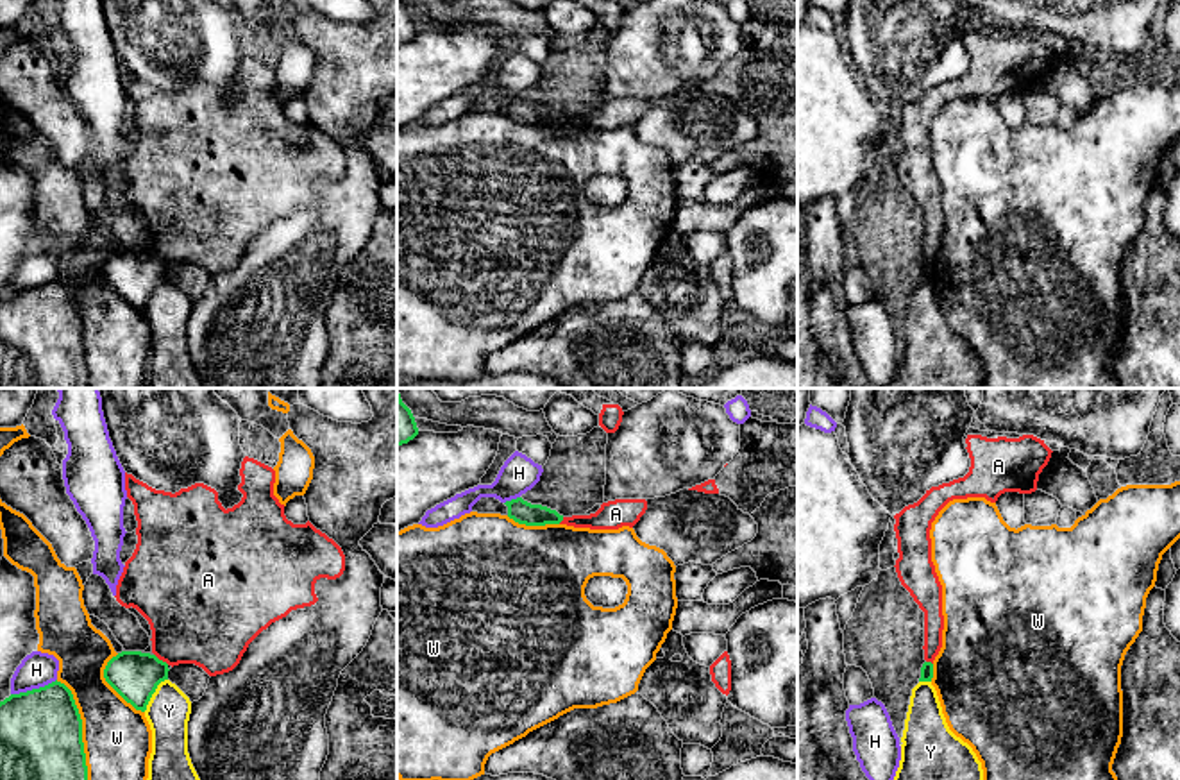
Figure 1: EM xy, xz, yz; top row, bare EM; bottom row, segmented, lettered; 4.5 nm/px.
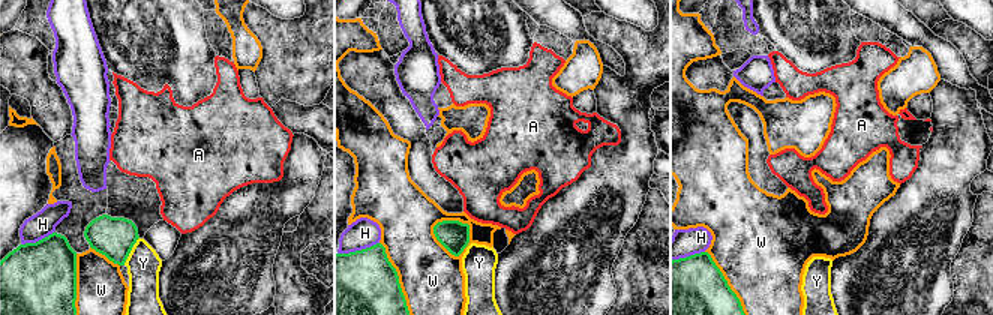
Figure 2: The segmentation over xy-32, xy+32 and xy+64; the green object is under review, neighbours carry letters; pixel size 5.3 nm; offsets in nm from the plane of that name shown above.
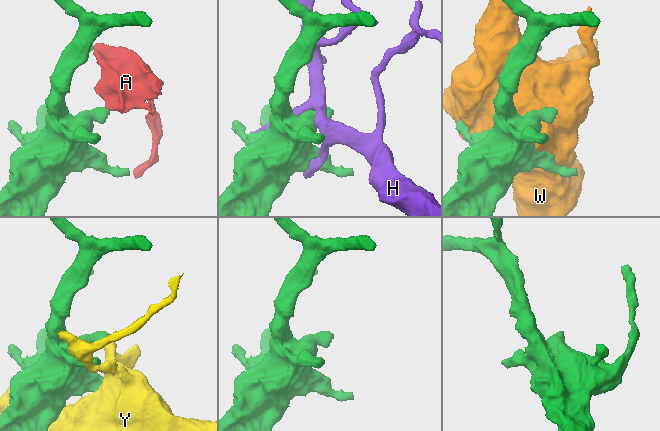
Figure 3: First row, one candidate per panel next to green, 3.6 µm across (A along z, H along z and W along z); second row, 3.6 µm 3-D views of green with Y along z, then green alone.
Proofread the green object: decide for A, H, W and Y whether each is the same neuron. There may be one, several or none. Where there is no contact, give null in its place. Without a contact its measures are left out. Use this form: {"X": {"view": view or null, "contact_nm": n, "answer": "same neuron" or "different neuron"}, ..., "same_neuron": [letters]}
{"A": {"view": "xy", "contact_nm": 90, "answer": "different neuron"}, "H": {"view": "xy", "contact_nm": 220, "answer": "different neuron"}, "W": {"view": "xy", "contact_nm": 500, "answer": "different neuron"}, "Y": {"view": "xy", "contact_nm": 190, "answer": "different neuron"}, "same_neuron": []}

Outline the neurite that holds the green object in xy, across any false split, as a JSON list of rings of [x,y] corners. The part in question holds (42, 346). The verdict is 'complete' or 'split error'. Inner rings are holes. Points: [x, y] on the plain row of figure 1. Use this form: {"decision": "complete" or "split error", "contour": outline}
{"decision": "complete", "contour": [[[55,279],[0,301],[0,388],[89,388],[82,318],[64,283]]]}

